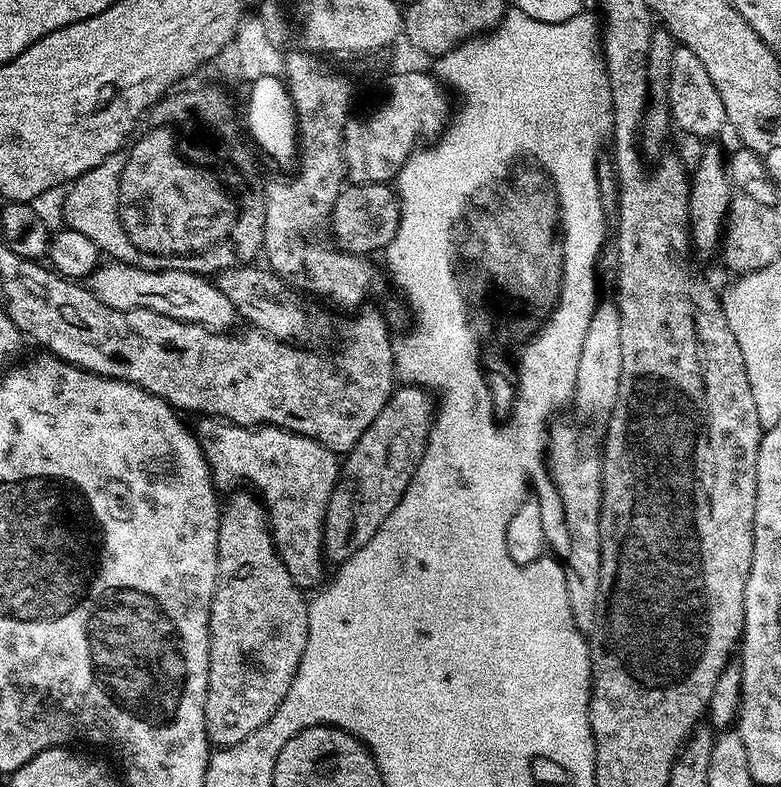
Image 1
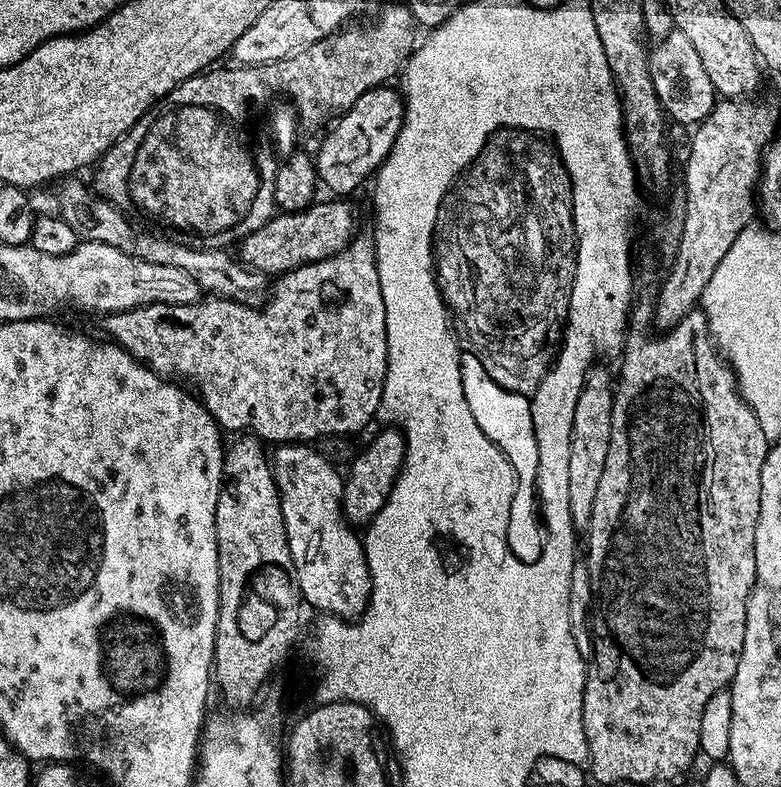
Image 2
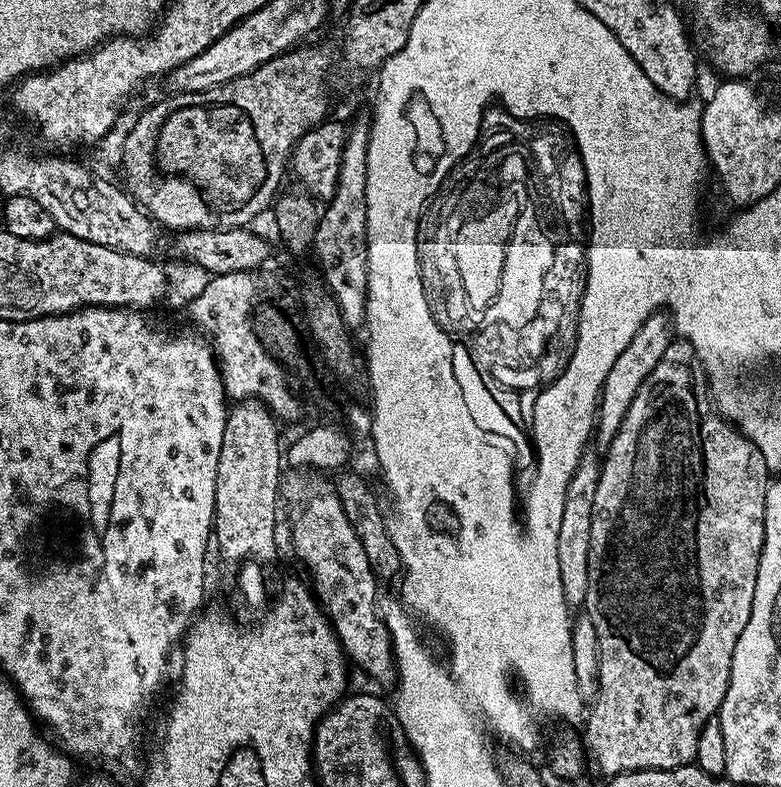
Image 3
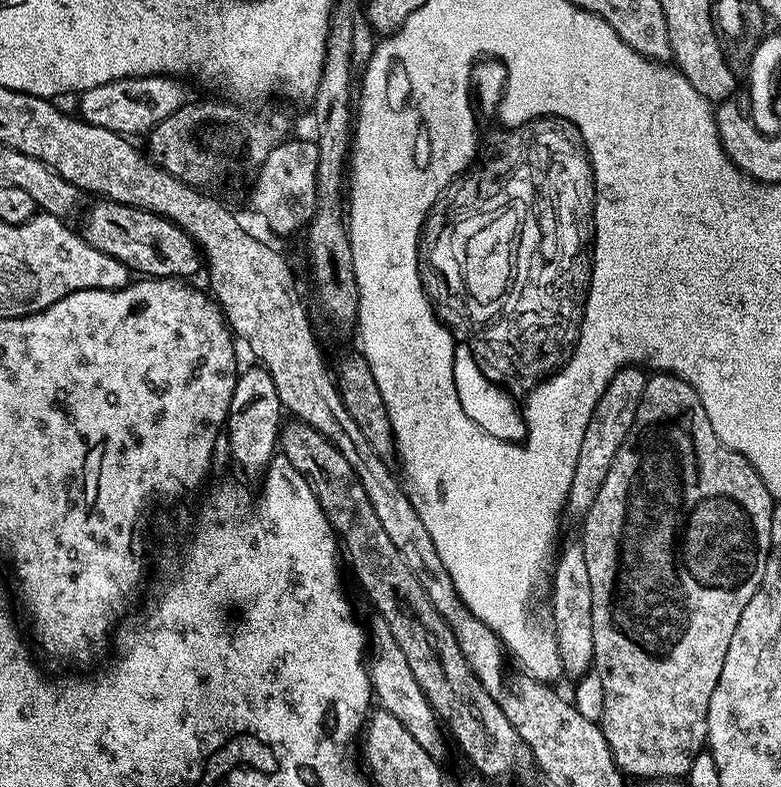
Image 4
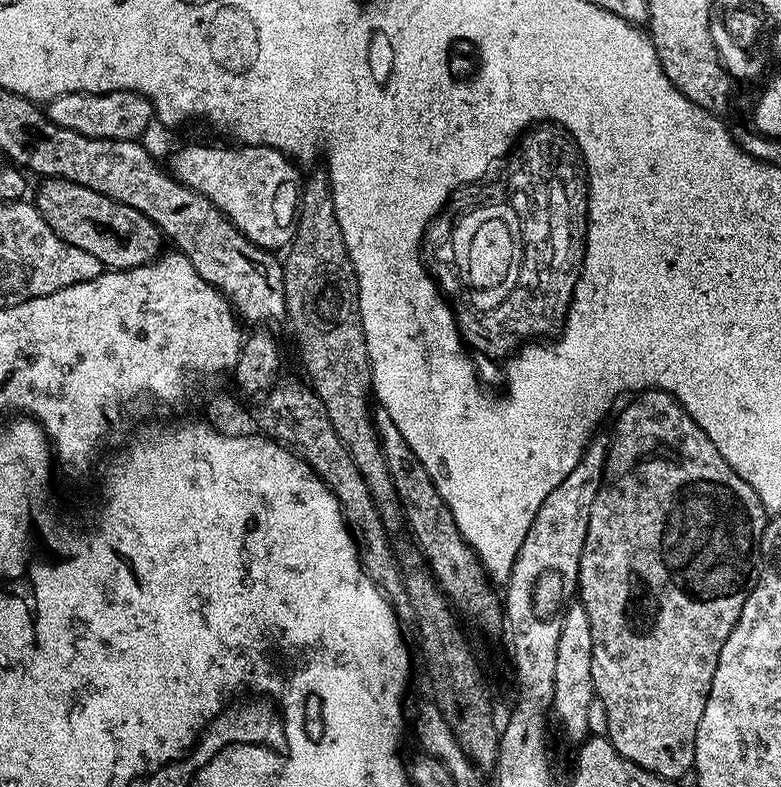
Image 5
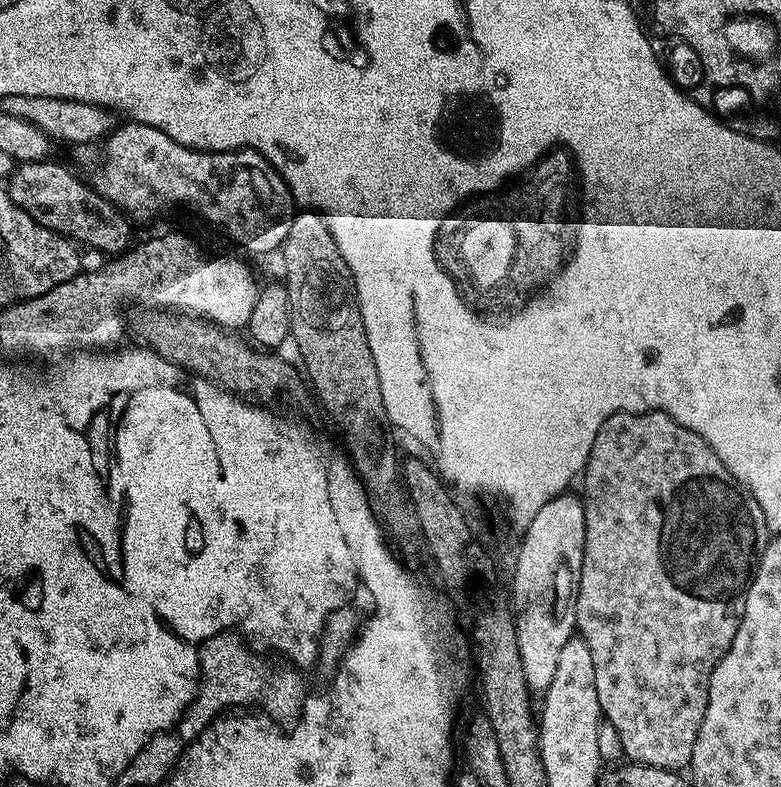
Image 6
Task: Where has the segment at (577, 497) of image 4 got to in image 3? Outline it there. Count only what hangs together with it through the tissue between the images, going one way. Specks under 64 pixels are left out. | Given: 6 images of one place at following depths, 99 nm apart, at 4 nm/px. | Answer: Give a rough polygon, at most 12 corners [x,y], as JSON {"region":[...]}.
{"region":[[652,312],[614,358],[600,391],[594,444],[612,445],[634,394],[674,343]]}

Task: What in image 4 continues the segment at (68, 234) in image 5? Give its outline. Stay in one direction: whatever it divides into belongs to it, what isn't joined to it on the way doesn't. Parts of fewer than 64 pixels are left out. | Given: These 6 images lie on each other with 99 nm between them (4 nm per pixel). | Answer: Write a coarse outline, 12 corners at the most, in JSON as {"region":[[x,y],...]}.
{"region":[[103,198],[78,231],[144,278],[188,278],[202,253],[177,224]]}

